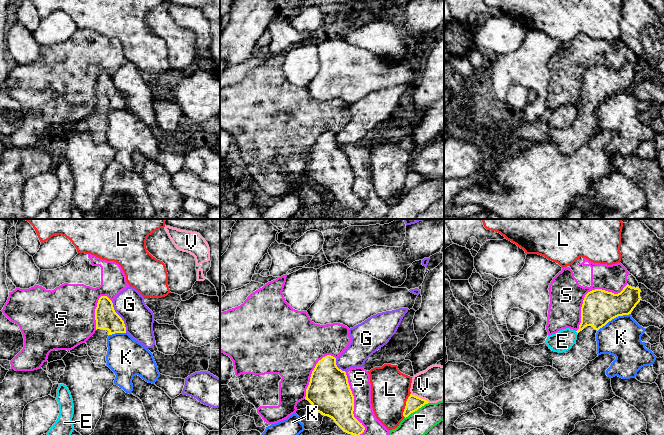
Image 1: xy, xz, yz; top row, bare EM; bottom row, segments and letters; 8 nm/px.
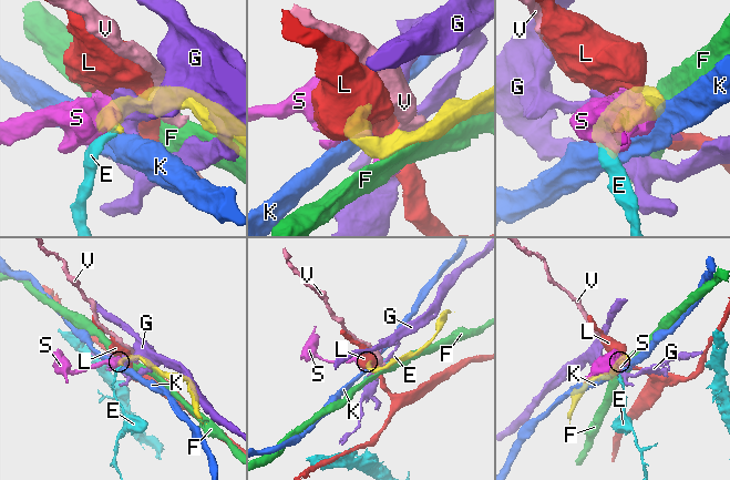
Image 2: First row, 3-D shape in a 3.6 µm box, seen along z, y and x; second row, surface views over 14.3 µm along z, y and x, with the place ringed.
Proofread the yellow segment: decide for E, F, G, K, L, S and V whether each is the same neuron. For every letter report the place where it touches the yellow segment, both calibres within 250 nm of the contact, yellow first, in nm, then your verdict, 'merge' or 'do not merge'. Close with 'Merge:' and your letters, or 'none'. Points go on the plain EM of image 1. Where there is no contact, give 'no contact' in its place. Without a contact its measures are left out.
E: no contact | do not merge
F: xz (416, 186) | 120/200 nm | do not merge
G: xy (120, 93) | 180/240 nm | do not merge
K: yz (613, 94) | 280/320 nm | do not merge
L: xz (406, 181) | 120/320 nm | do not merge
S: yz (588, 68) | 280/280 nm | do not merge
V: xz (419, 173) | 120/280 nm | do not merge
Merge: none

